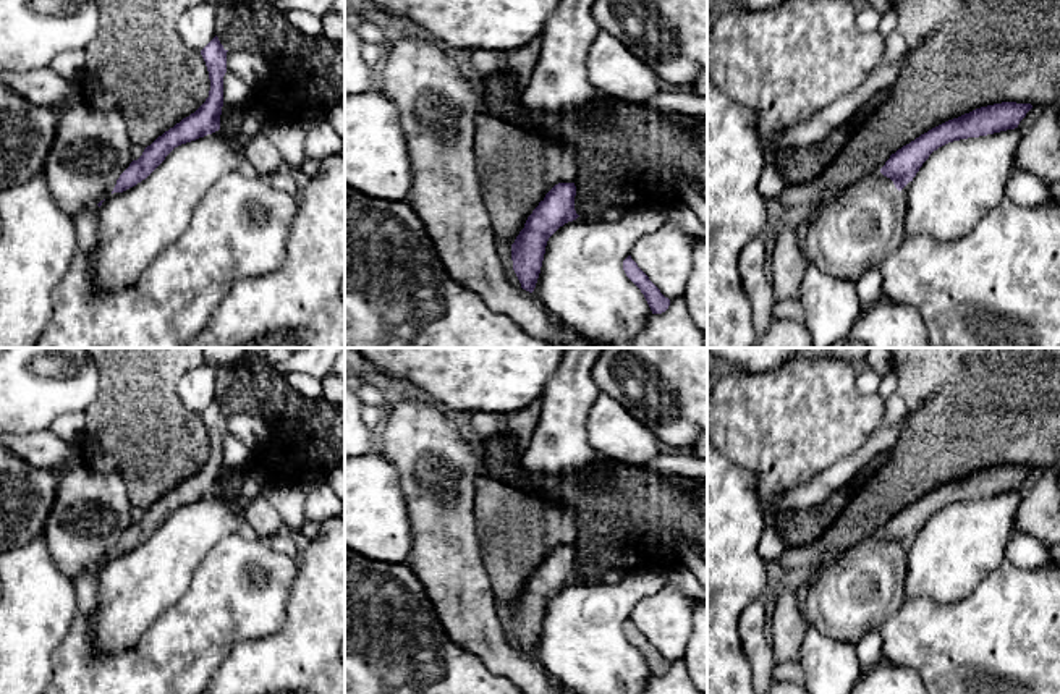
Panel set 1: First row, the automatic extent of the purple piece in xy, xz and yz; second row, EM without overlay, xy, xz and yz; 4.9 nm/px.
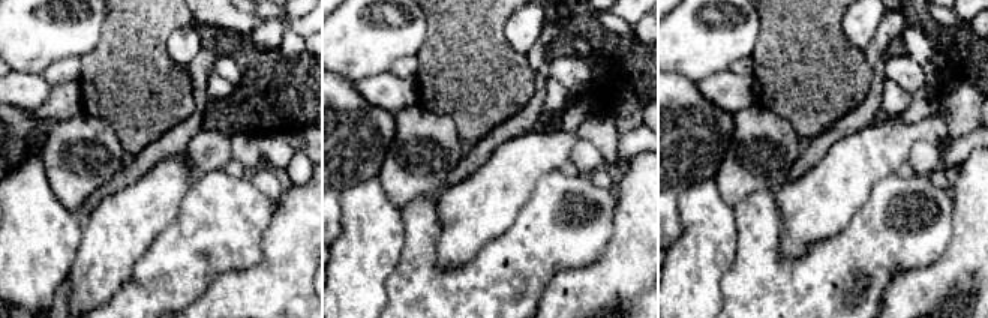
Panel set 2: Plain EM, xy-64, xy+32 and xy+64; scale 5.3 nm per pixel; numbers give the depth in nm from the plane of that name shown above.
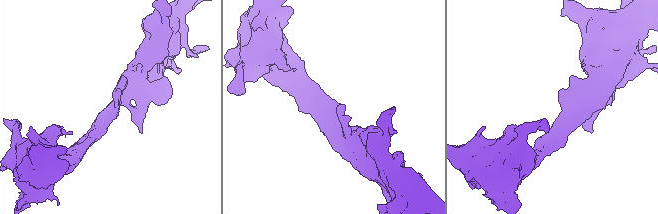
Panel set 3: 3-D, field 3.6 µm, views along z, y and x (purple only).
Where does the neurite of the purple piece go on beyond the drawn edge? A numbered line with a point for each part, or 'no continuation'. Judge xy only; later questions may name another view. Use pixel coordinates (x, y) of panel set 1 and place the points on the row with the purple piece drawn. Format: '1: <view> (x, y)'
no continuation

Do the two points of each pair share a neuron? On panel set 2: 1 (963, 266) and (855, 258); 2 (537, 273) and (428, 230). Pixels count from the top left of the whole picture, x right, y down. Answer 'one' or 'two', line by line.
1: two
2: one

